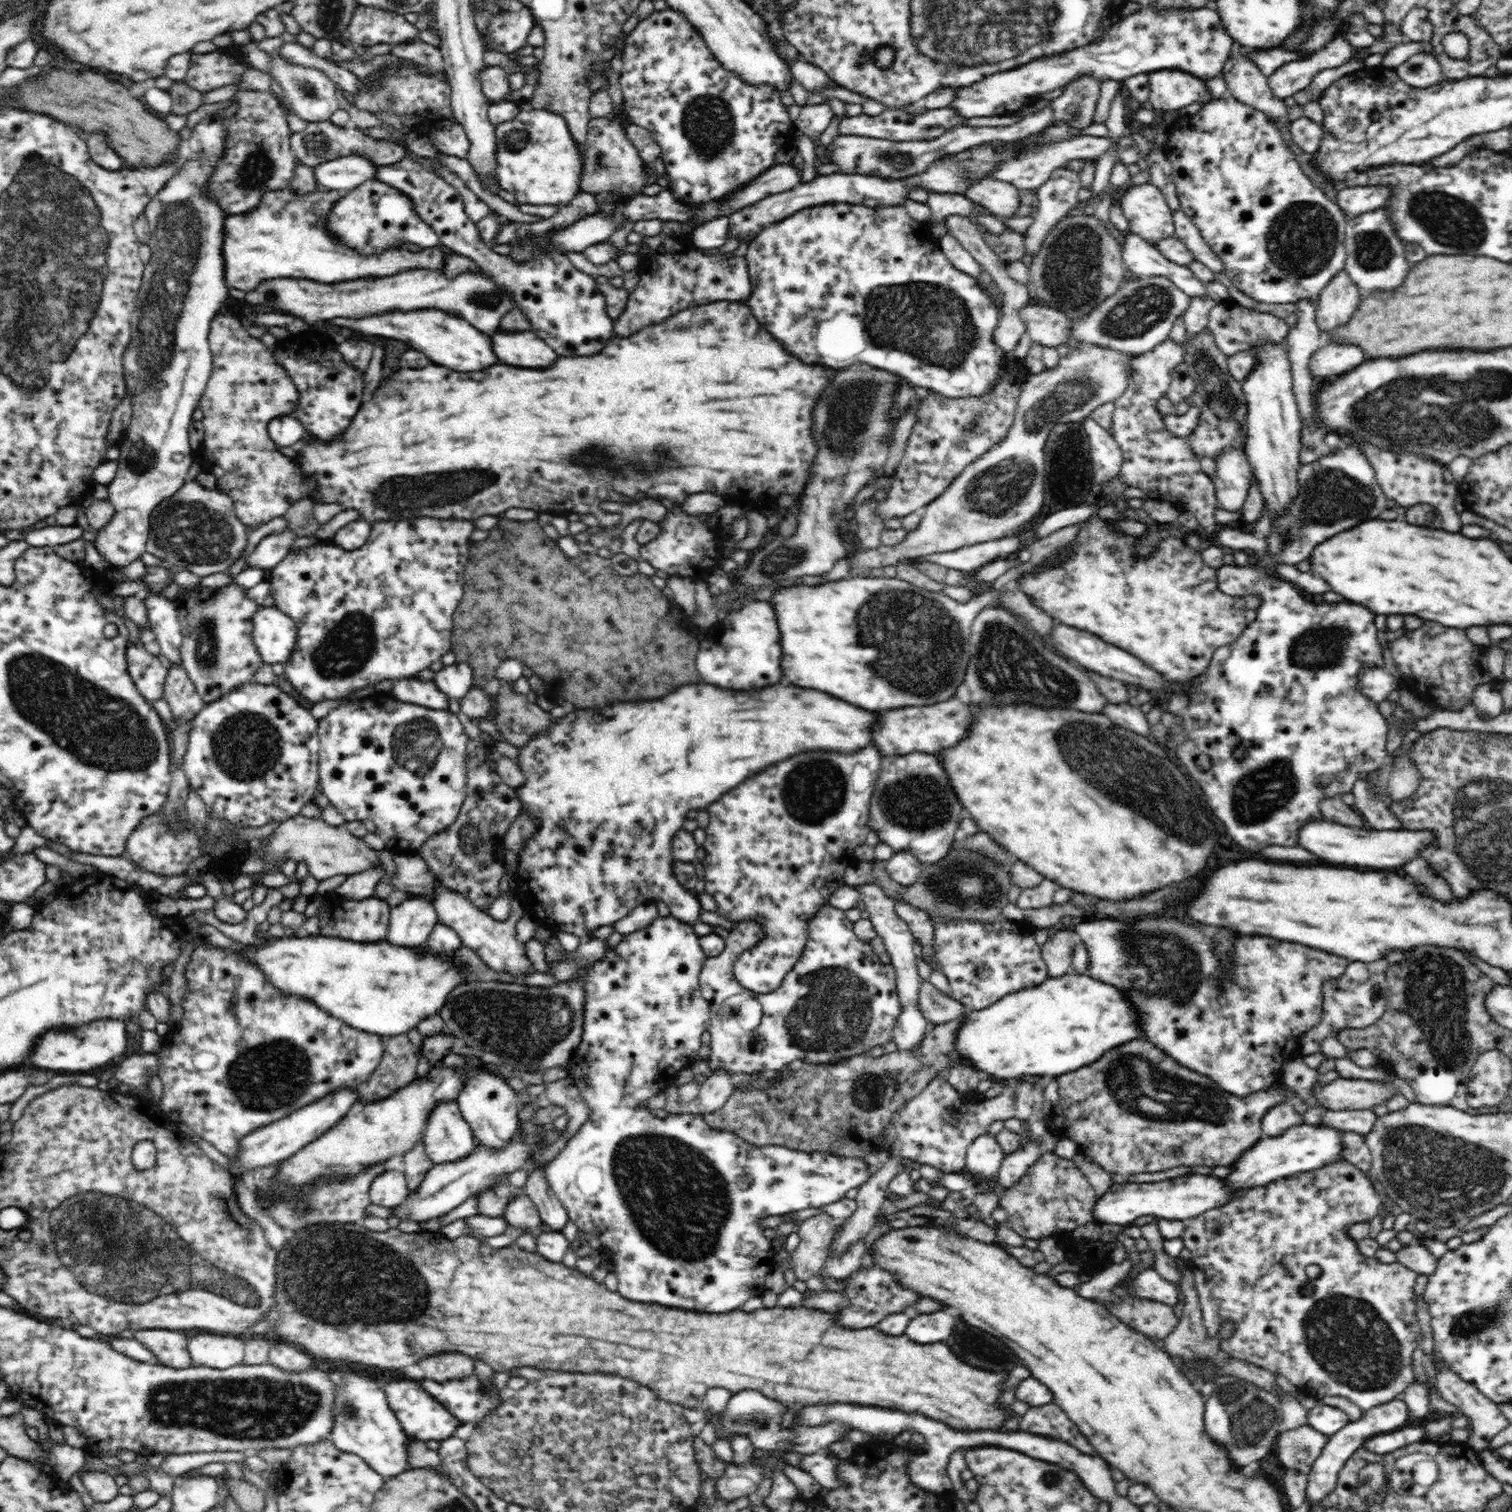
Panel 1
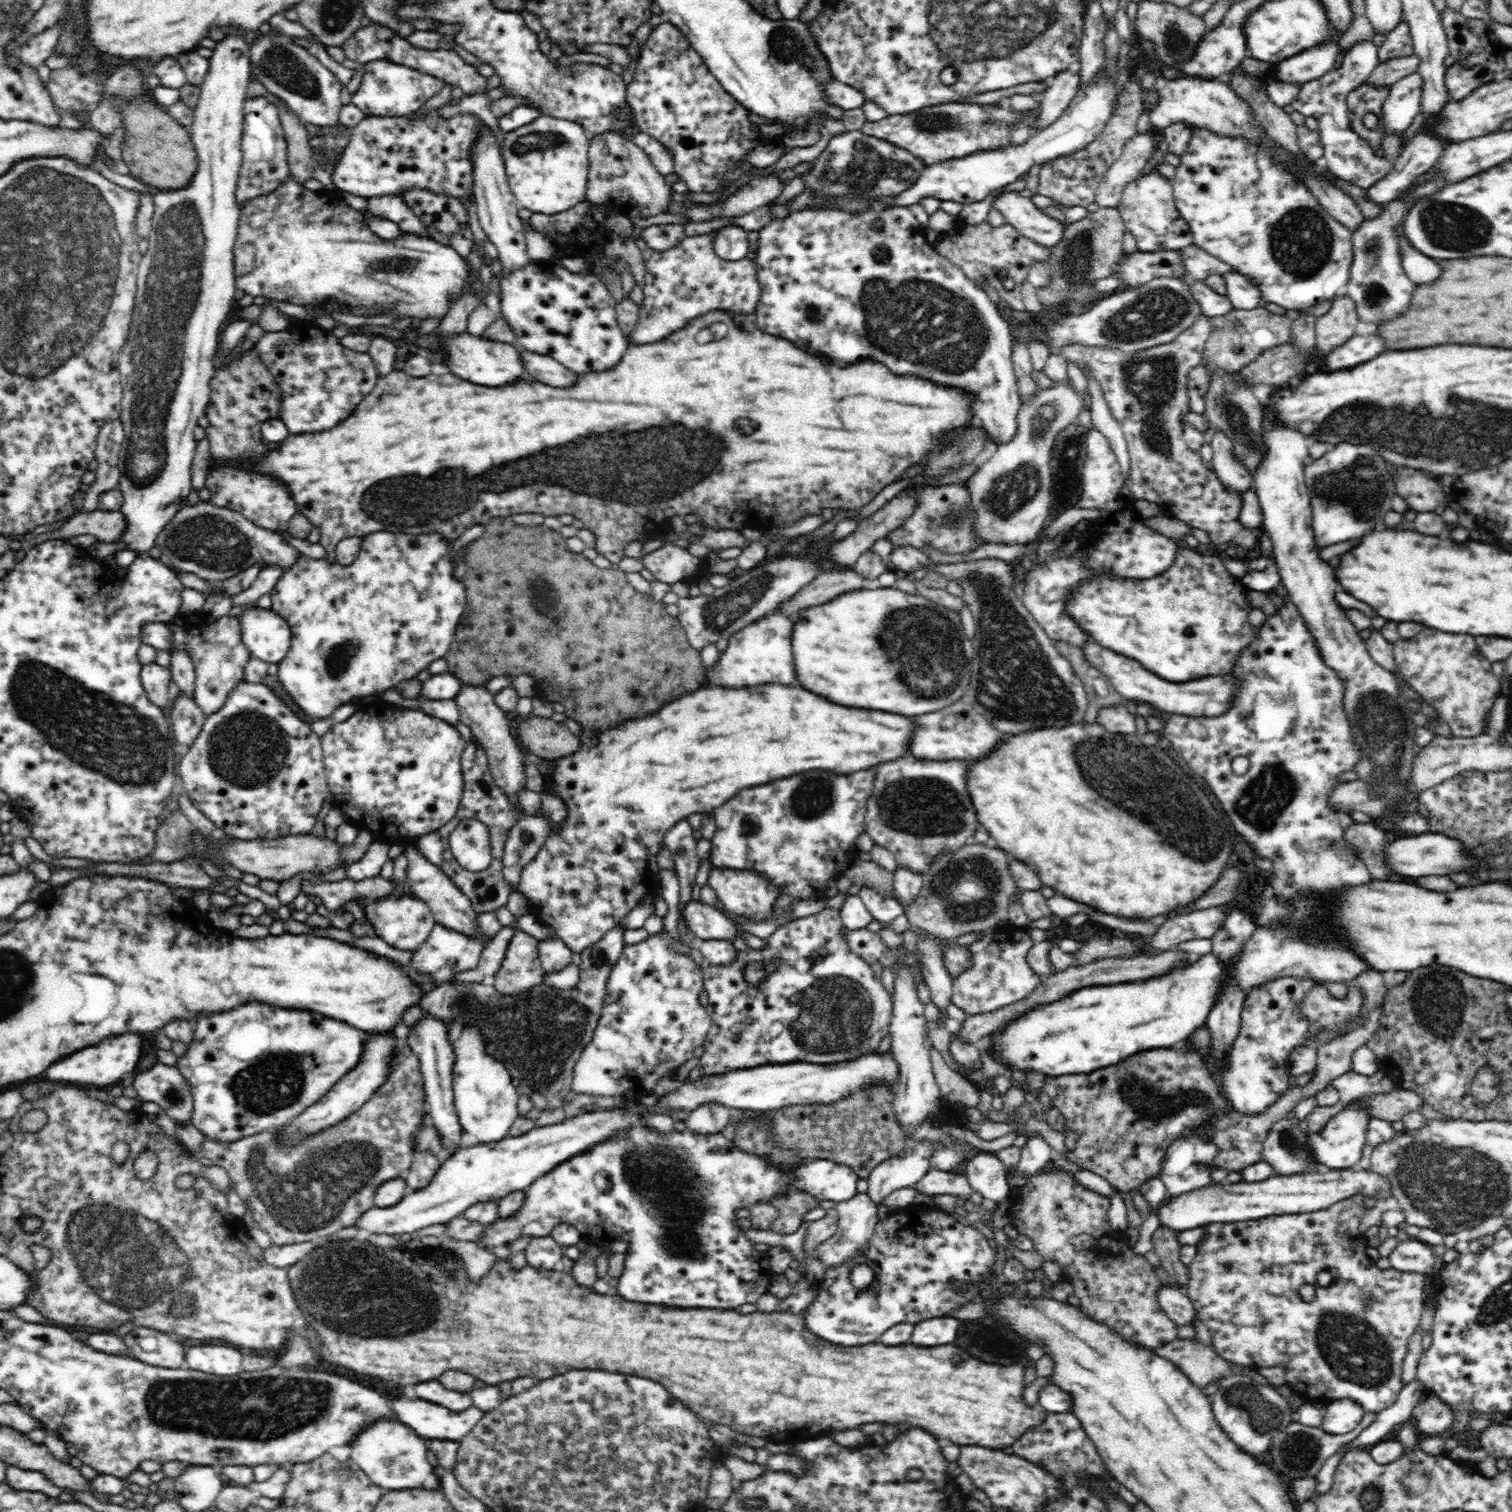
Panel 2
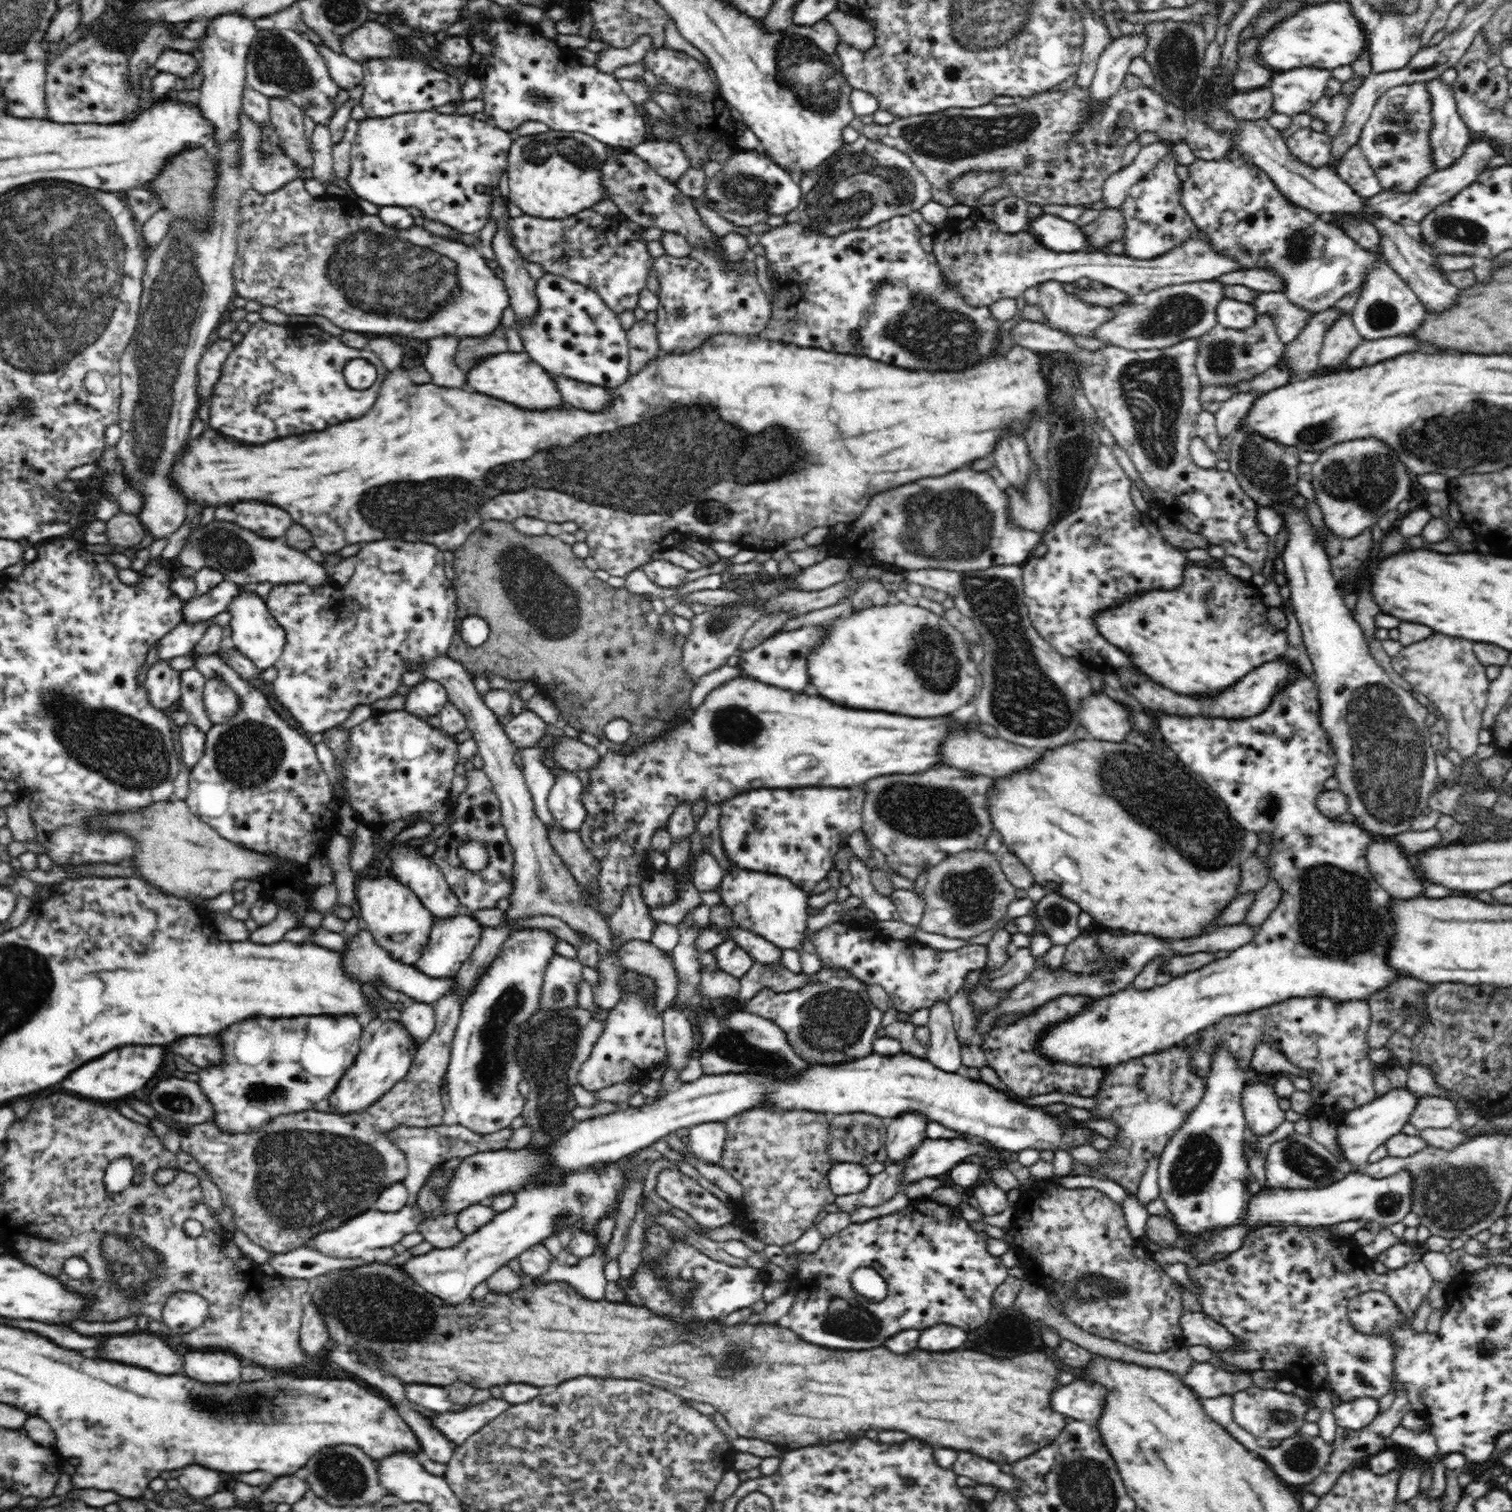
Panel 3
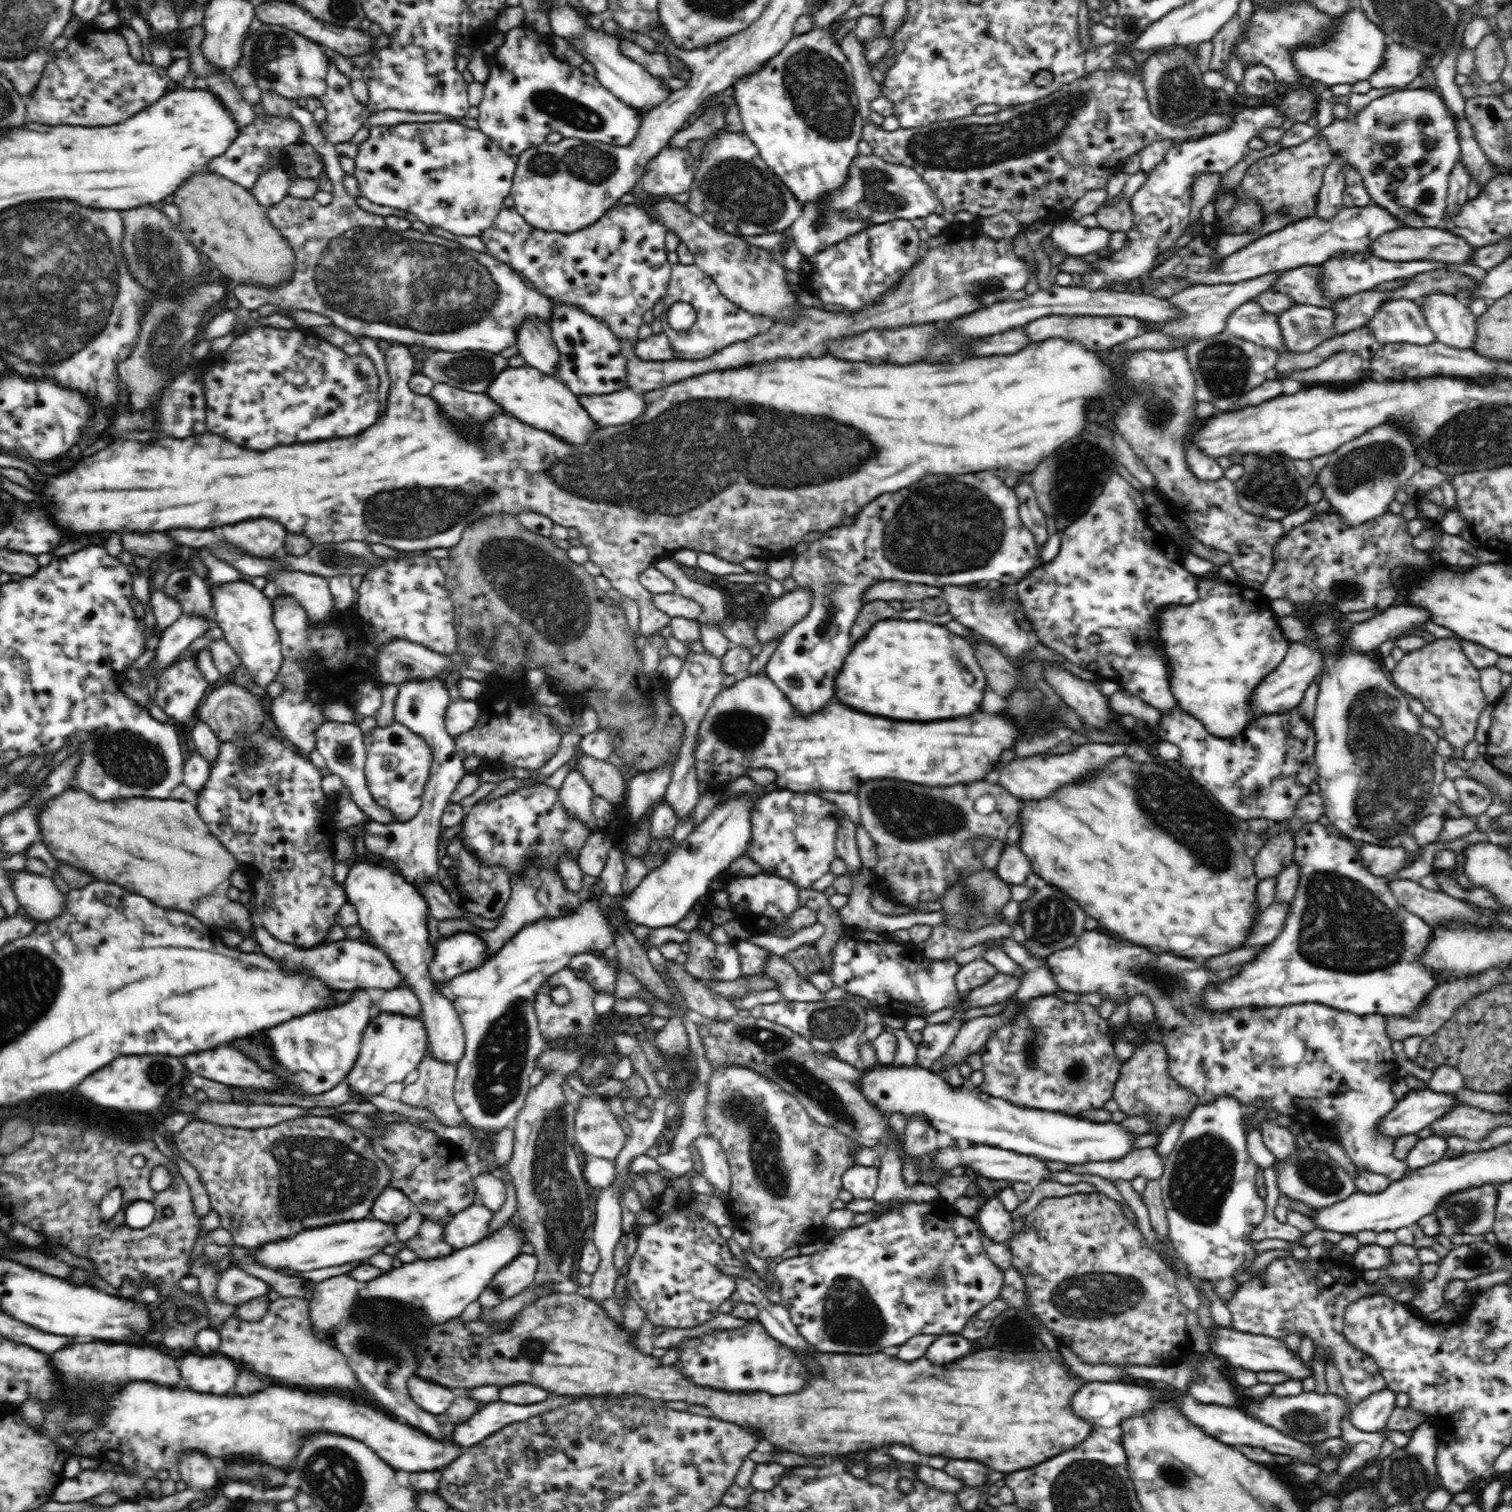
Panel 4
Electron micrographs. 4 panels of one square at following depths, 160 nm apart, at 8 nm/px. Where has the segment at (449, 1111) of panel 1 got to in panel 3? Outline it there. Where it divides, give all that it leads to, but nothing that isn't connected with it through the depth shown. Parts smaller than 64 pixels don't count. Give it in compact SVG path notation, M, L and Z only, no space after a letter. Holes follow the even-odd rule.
M415 1001L411 1006L403 1006L399 1021L408 1029L418 1048L435 1029L435 1010L429 1003Z

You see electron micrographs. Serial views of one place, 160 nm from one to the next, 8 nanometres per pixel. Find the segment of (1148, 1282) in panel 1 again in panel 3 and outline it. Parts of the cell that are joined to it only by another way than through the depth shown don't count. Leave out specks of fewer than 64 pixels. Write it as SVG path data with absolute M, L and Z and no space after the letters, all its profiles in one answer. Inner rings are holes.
M1185 1312L1180 1316L1180 1327L1184 1335L1184 1344L1207 1346L1214 1352L1224 1352L1232 1346L1238 1346L1238 1337L1232 1335L1216 1319L1201 1312Z

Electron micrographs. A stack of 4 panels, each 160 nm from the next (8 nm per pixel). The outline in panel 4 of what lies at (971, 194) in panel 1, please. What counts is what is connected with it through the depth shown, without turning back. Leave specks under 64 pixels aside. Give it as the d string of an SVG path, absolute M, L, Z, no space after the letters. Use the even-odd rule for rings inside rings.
M1071 219L1054 223L1049 235L1054 250L1065 252L1070 257L1084 256L1108 247L1111 233L1103 228L1086 228Z

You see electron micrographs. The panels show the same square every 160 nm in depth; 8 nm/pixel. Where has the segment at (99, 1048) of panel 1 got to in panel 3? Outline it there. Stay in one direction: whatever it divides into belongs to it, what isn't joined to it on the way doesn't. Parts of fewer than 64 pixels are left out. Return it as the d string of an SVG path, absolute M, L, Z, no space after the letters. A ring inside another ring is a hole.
M122 1046L118 1050L108 1052L104 1058L92 1060L80 1070L76 1068L64 1082L60 1082L66 1090L78 1092L86 1098L96 1100L122 1100L132 1098L138 1090L142 1090L162 1068L164 1050L160 1046Z

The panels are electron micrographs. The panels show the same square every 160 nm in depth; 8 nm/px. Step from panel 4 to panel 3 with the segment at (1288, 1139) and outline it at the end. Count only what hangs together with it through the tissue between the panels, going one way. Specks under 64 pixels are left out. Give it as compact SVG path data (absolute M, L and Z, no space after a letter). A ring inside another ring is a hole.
M1252 1083L1244 1085L1240 1103L1247 1128L1257 1136L1267 1136L1285 1120L1284 1111L1278 1105L1273 1085Z

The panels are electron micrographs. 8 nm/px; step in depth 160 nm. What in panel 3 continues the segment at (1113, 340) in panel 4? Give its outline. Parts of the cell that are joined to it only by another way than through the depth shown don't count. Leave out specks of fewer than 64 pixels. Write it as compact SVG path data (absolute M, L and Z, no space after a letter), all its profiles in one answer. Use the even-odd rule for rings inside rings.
M1058 281L1038 284L1038 293L1045 325L1070 337L1076 334L1092 338L1100 324L1115 318L1112 309L1078 300L1067 285Z

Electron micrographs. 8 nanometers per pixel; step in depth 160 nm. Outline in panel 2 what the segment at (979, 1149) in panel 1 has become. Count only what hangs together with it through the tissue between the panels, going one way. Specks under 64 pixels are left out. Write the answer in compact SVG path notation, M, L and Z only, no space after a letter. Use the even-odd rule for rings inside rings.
M979 1152L965 1166L962 1172L973 1192L984 1198L984 1203L1000 1205L1008 1202L1013 1191L1008 1187L1006 1169L996 1153Z

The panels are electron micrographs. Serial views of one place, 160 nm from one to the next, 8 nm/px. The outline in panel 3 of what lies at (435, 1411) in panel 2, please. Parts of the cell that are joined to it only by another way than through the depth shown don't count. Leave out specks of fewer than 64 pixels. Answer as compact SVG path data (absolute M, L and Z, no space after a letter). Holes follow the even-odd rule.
M491 1397L477 1405L461 1408L458 1412L450 1411L432 1416L430 1423L442 1431L449 1441L461 1445L482 1426L506 1413L510 1406L504 1399Z

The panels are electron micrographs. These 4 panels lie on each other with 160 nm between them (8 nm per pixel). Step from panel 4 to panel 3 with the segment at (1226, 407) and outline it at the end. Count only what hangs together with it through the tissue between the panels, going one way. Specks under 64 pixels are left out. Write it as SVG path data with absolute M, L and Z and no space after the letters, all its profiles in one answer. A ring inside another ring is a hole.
M1259 315L1257 322L1248 328L1234 330L1216 324L1206 334L1199 336L1195 367L1201 386L1234 386L1242 380L1252 380L1254 376L1278 364L1284 354L1285 344L1277 335L1275 322L1270 315Z

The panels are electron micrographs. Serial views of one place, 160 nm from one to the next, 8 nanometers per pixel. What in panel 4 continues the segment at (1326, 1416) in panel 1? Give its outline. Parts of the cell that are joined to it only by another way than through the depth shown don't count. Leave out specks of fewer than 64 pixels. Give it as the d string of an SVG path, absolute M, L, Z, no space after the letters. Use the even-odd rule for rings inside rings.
M1388 1388L1382 1389L1352 1405L1349 1420L1362 1432L1378 1432L1386 1428L1394 1408L1396 1393Z

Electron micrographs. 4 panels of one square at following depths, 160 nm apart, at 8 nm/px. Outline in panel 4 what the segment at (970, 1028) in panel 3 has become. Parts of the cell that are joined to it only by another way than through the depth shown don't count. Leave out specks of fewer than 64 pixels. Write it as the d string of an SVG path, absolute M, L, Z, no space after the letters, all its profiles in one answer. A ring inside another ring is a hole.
M977 958L972 962L962 965L955 976L958 997L953 1005L954 1010L958 1011L958 1002L960 1011L968 1010L967 994L978 988L978 986L984 986L984 983L988 982L992 976L996 976L998 973L998 969L984 958Z

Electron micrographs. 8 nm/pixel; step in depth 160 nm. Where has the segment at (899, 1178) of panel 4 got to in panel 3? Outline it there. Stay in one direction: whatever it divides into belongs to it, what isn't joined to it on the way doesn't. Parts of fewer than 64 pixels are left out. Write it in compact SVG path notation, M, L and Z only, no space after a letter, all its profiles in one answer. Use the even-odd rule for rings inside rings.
M906 1112L902 1116L892 1118L892 1122L887 1128L887 1162L908 1158L927 1139L927 1123L927 1118L917 1112Z

